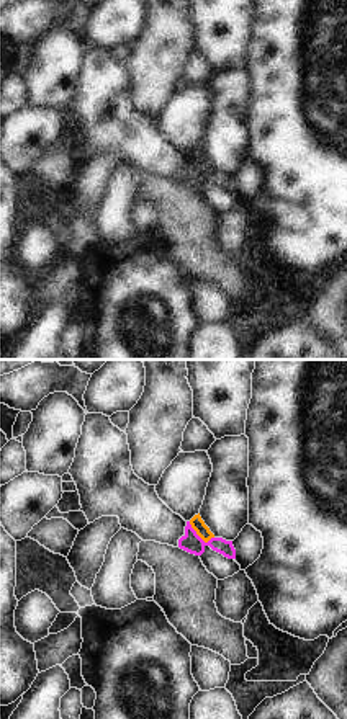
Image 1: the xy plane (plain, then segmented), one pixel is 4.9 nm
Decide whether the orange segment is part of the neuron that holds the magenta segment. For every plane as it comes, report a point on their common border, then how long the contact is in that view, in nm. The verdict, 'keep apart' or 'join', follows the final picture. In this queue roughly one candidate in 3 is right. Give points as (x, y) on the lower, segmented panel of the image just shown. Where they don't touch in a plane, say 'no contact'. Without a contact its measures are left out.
(198, 536) | 150 nm

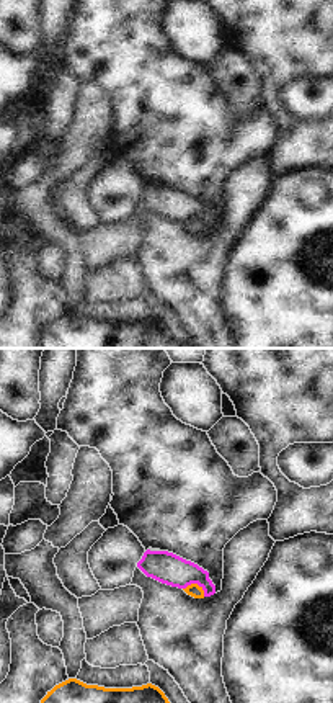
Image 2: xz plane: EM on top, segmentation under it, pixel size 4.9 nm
(196, 582) | 120 nm

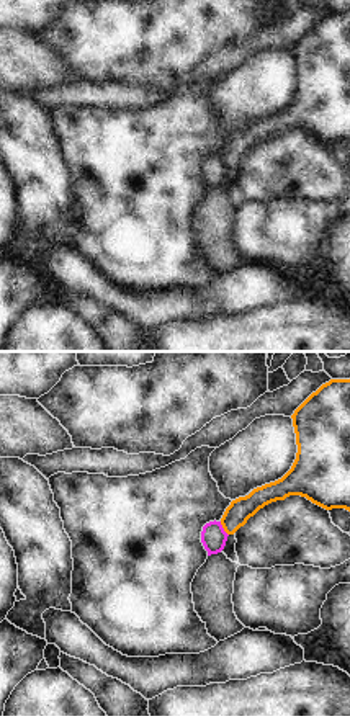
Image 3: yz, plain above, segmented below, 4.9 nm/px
(223, 528) | 80 nm

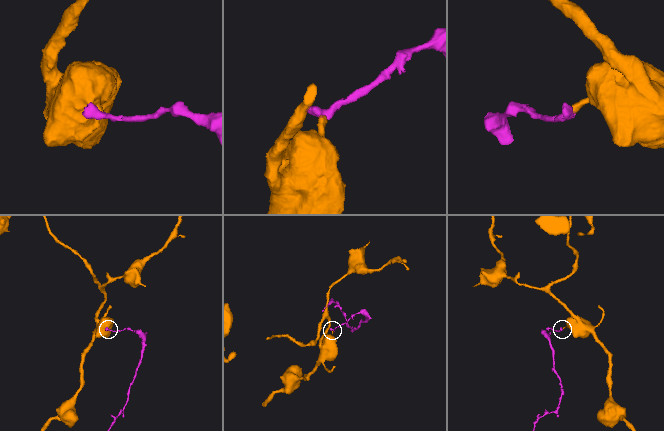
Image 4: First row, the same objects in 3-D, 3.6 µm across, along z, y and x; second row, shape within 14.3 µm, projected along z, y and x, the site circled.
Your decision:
keep apart

